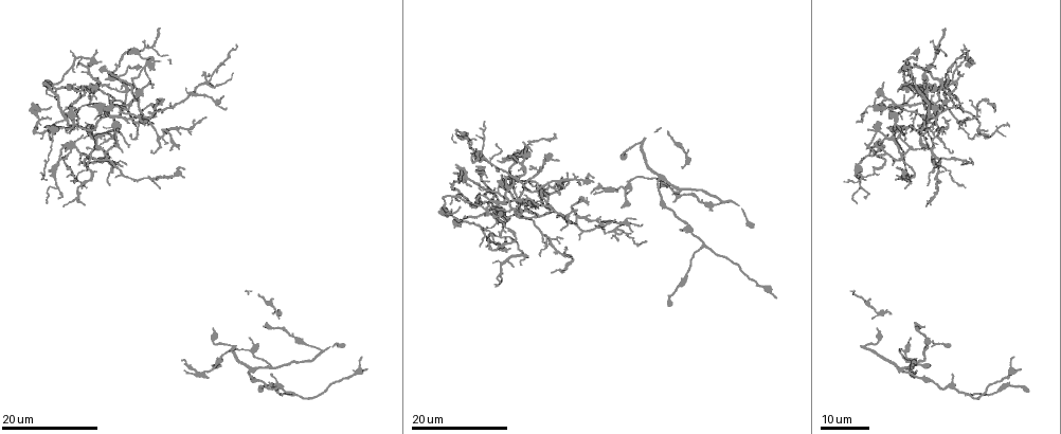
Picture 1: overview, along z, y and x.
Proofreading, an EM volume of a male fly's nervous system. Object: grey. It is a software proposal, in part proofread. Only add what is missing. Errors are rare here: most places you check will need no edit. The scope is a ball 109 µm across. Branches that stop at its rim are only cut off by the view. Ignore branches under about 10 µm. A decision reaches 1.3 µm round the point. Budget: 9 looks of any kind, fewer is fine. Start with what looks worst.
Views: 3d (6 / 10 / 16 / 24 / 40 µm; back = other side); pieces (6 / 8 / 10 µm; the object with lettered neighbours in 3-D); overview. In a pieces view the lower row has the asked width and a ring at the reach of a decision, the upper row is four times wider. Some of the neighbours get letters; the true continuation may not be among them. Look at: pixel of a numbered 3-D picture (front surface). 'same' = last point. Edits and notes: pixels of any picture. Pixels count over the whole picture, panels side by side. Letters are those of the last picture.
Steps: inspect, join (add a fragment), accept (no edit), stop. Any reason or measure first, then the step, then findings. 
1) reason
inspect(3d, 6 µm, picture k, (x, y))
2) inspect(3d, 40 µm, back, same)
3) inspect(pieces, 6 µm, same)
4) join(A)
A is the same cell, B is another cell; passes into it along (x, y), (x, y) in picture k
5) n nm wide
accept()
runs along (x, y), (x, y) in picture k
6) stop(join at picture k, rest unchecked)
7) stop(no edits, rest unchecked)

long arm stops here
inspect(3d, 16 µm, picture 1, (683, 167))

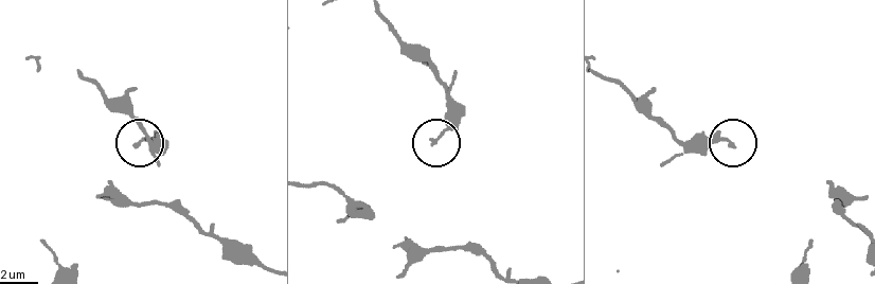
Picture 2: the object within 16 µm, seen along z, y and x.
inspect(pieces, 8 µm, picture 2, (733, 146))

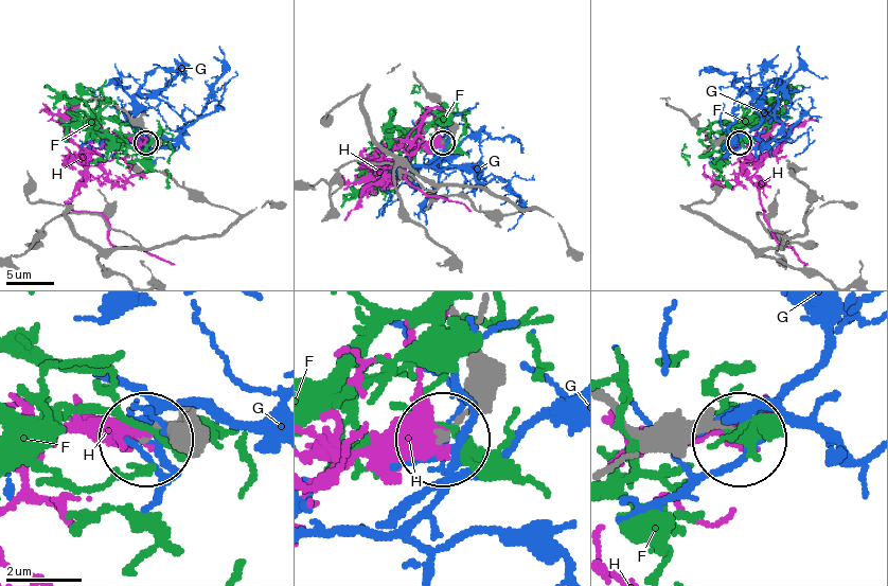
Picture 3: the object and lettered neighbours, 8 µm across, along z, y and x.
accept()
F, G and H are other cells; no lettered fragment goes on from it

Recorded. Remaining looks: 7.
free end
inspect(3d, 24 µm, picture 1, (929, 146))

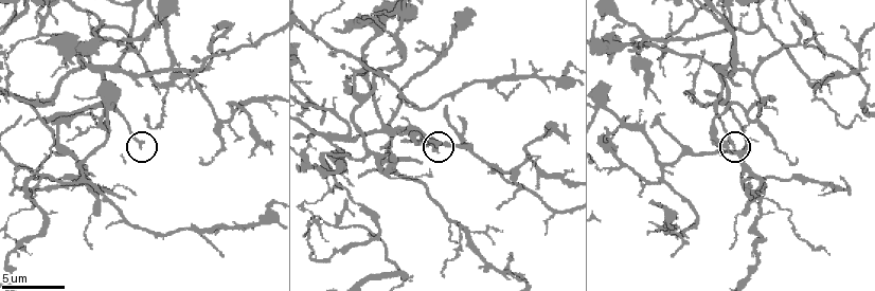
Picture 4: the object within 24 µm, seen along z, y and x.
inspect(pieces, 10 µm, picture 4, (733, 146))

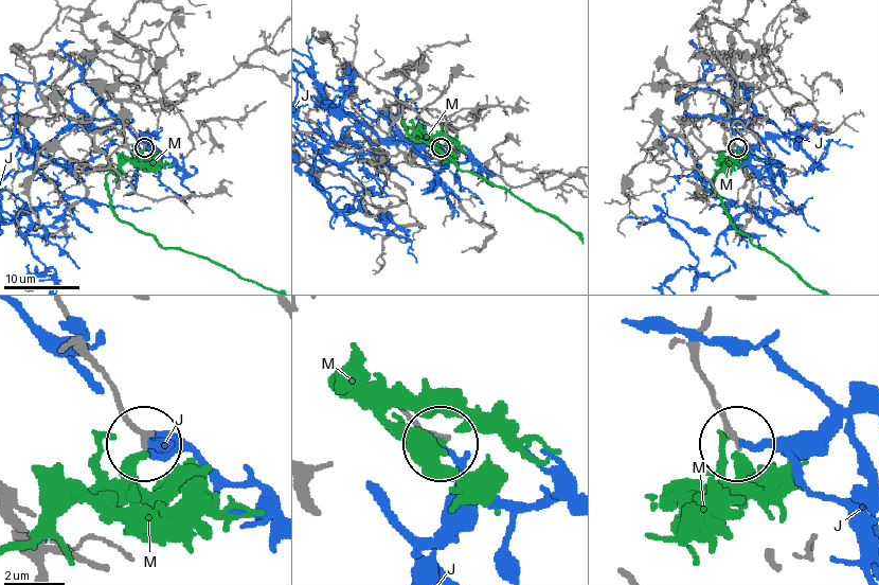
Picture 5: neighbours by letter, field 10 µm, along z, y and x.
190 nm wide
accept()
J and M are other cells; no lettered fragment goes on from it

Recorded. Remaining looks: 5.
free end
inspect(3d, 16 µm, picture 1, (452, 185))

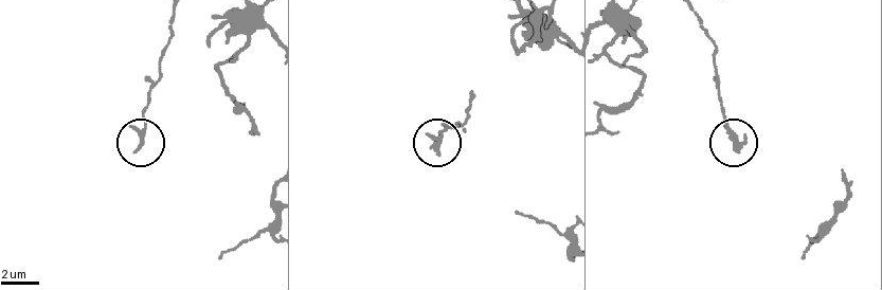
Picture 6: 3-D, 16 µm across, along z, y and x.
see the neighbours
inspect(pieces, 6 µm, picture 6, (431, 146))

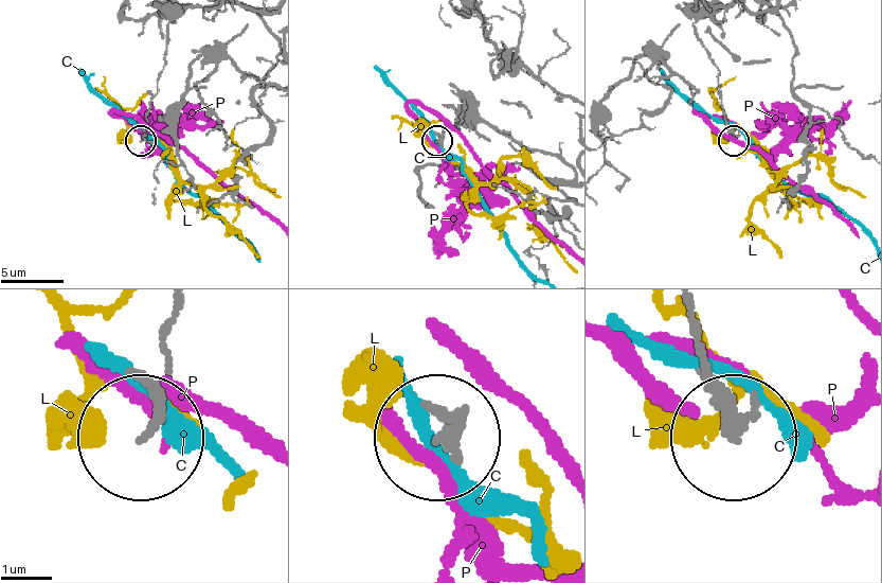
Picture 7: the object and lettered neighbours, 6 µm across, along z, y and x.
accept()
C, L and P are other cells; runs along (180, 311), (150, 434) in picture 7; no lettered fragment goes on from it

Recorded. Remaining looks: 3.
tapers out
inspect(pieces, 8 µm, picture 4, (444, 275))

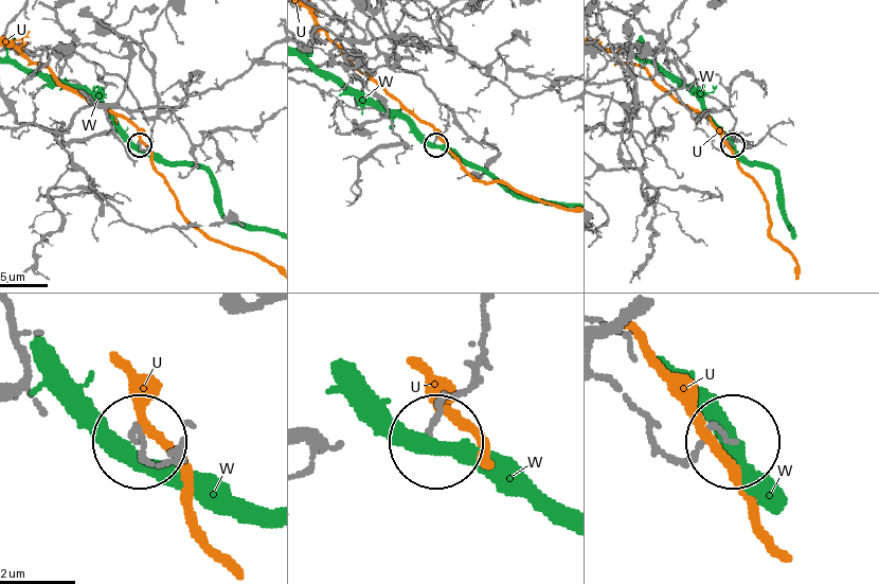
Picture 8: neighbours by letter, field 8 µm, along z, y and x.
140 nm wide
accept()
U and W are other cells; none of them fits

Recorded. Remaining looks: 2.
stop(no edits, rest unchecked)

